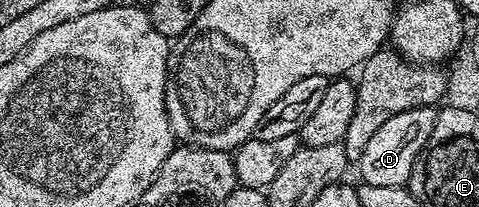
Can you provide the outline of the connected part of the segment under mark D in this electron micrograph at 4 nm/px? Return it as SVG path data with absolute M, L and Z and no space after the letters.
M425 105L419 109L409 109L400 115L394 115L368 139L368 147L364 147L364 155L356 163L361 180L372 187L403 187L409 182L414 164L426 150L430 142L432 127L436 127L439 110Z

